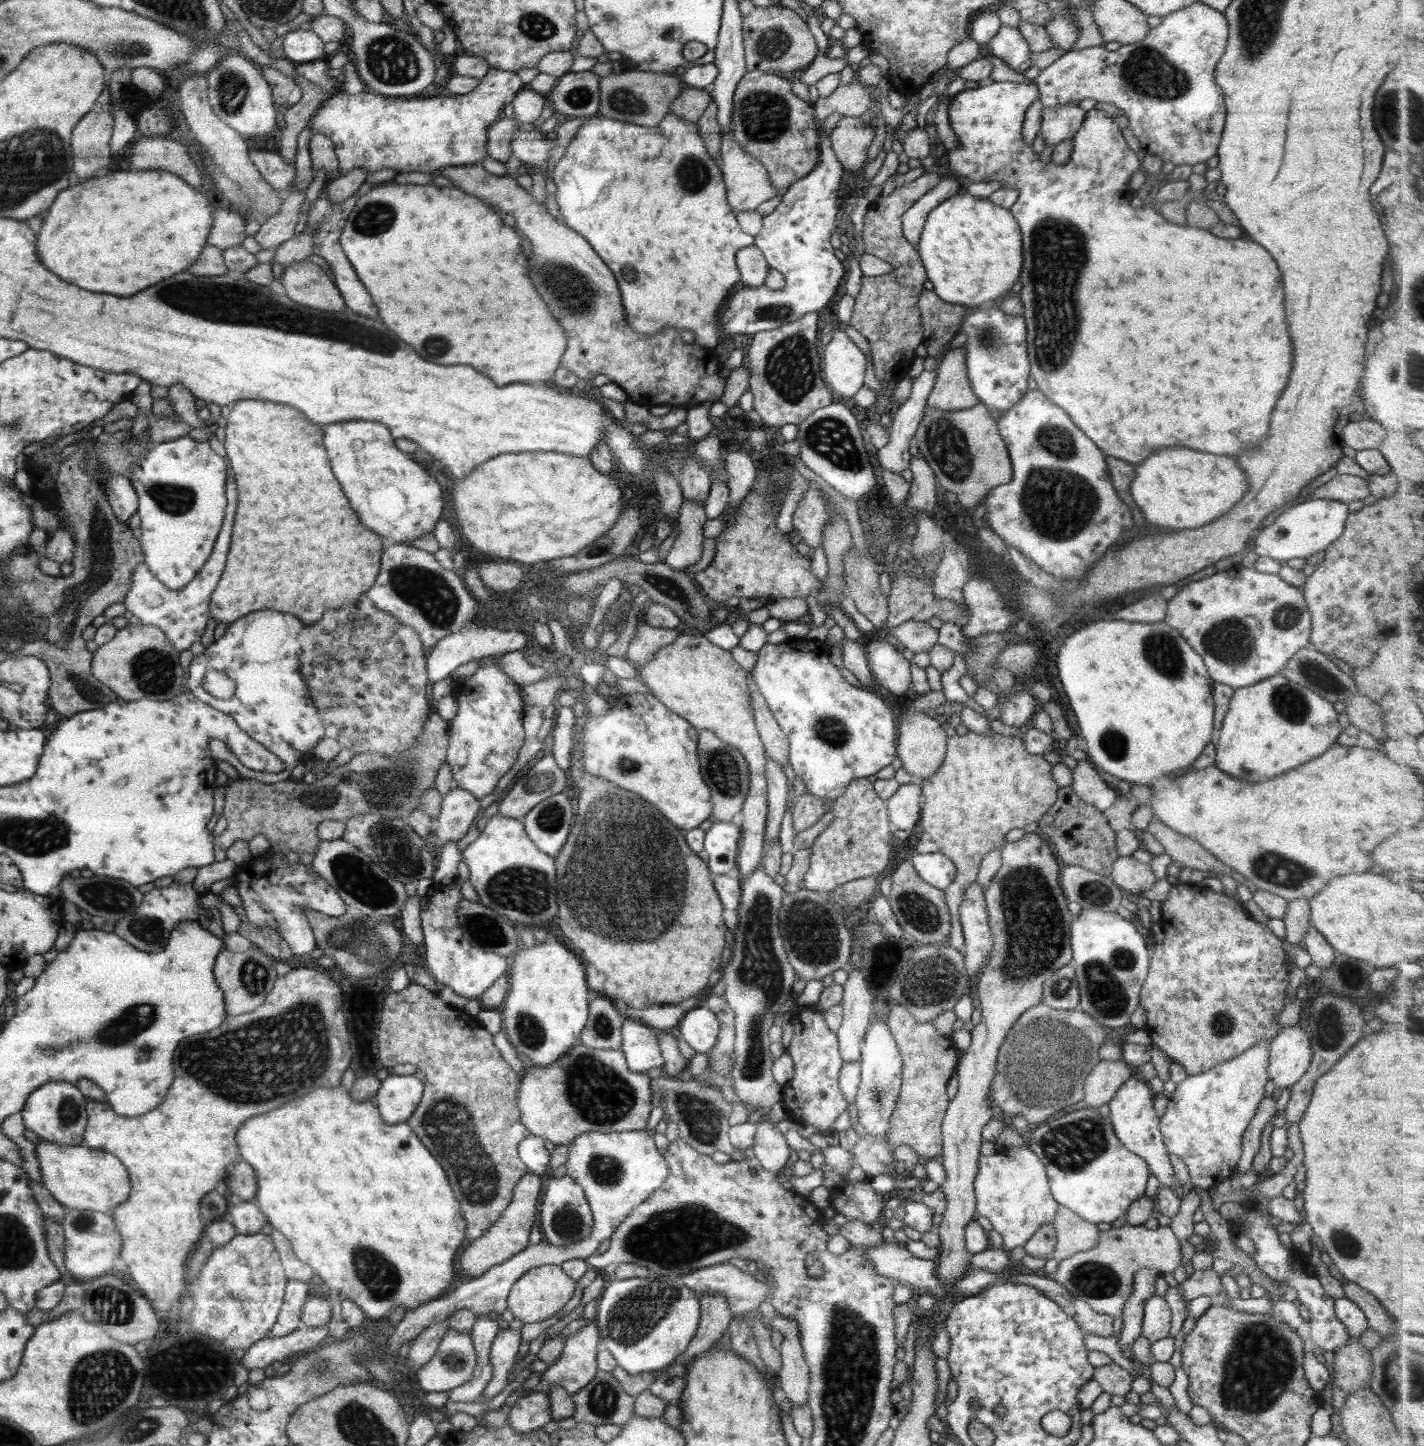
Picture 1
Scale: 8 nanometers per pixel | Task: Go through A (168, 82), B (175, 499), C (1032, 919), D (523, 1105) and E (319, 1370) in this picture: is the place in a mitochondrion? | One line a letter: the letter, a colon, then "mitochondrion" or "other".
A: other
B: mitochondrion
C: mitochondrion
D: other
E: mitochondrion

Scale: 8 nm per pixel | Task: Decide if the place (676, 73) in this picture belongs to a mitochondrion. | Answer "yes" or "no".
no

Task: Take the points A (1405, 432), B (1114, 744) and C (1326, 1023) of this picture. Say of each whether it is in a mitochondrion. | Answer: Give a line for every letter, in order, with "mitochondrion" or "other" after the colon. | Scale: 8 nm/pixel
A: other
B: mitochondrion
C: mitochondrion

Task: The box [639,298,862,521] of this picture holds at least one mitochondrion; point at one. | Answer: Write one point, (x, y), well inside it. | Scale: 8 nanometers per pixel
(790, 370)

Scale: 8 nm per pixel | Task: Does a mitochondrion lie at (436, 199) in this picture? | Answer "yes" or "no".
no

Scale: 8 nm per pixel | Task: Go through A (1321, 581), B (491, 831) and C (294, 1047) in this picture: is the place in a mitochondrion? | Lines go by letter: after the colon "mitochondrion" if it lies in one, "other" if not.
A: other
B: other
C: mitochondrion

